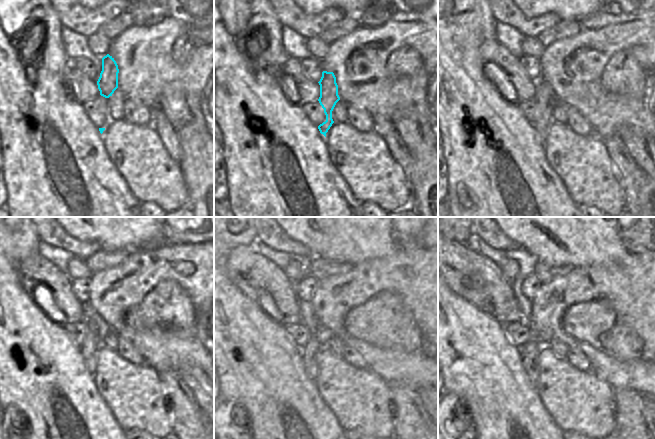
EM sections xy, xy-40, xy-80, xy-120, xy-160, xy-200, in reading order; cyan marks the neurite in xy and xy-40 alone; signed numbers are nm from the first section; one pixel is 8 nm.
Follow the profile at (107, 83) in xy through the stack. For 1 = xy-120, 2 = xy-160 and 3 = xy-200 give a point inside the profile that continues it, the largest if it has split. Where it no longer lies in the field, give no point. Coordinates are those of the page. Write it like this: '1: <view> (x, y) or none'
1: xy-120 (94, 341)
2: xy-160 (319, 339)
3: xy-200 (530, 351)

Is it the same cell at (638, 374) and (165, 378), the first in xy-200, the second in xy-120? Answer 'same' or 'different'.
different

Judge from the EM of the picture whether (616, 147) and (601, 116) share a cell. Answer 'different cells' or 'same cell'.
different cells

